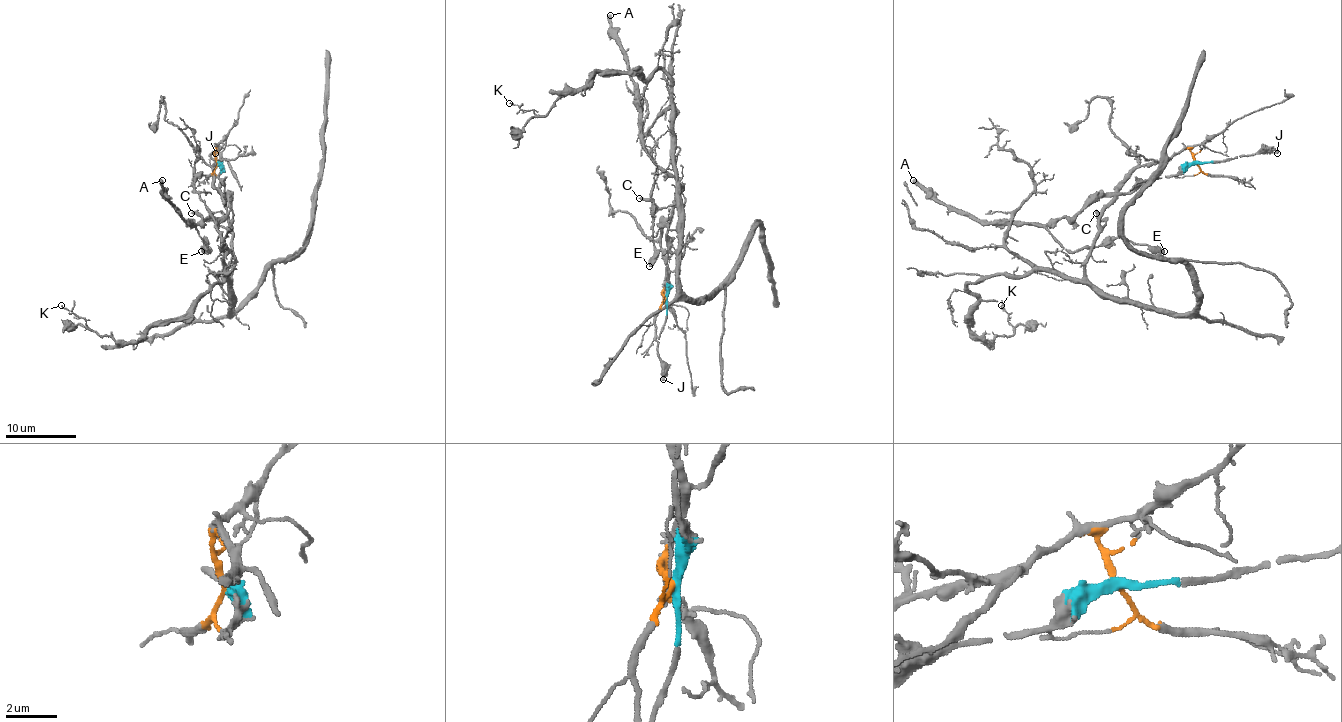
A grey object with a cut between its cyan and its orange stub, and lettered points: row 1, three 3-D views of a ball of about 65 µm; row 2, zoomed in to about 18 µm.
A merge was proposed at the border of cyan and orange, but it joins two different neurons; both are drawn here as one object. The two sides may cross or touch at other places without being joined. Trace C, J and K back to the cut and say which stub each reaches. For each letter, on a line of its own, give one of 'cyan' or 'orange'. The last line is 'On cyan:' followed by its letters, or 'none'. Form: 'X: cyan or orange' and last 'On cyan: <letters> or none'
C: orange
J: cyan
K: orange
On cyan: J

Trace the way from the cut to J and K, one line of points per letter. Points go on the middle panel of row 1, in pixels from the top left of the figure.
J: (665, 298), (667, 321), (658, 340), (663, 379)
K: (665, 298), (661, 226), (682, 191), (668, 76), (661, 69), (647, 80), (596, 72), (543, 115), (510, 102)

